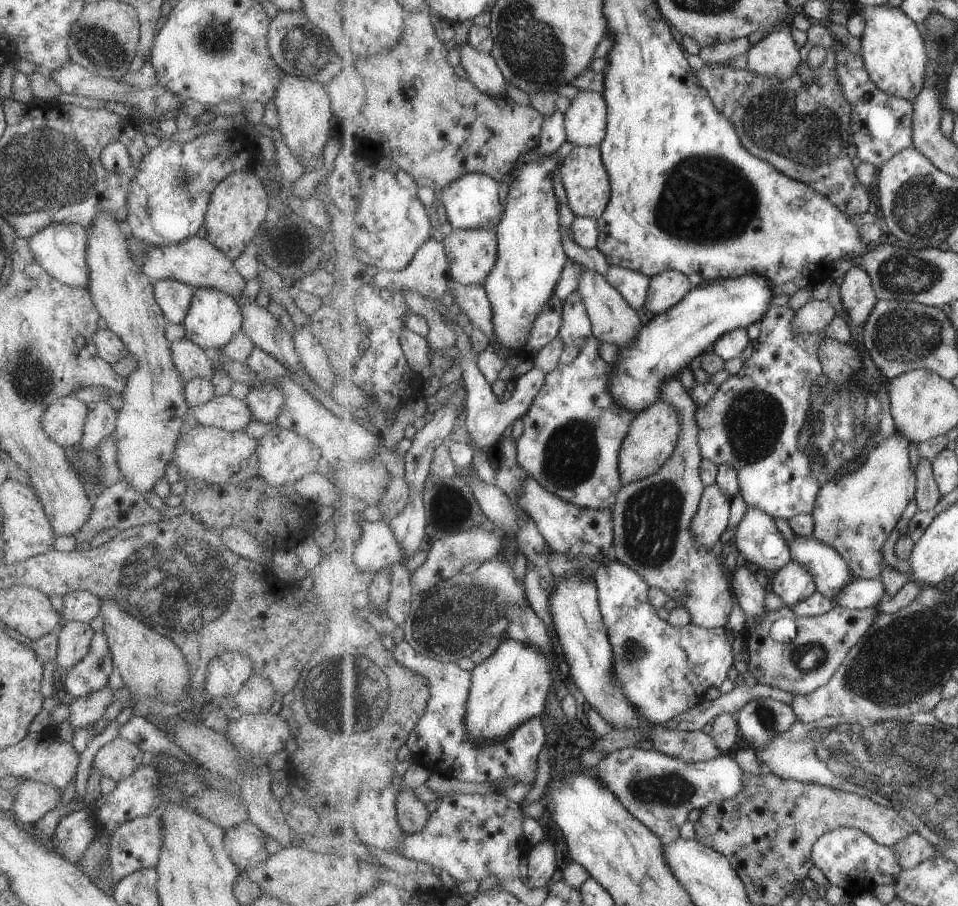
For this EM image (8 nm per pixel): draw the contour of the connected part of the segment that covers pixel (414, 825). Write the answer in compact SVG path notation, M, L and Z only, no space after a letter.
M411 789L399 792L398 813L399 822L404 828L404 832L409 832L409 834L425 828L431 816L425 803L416 798Z

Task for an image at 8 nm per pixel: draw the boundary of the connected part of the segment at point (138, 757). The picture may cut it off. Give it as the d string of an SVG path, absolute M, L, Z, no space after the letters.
M118 736L97 750L92 765L97 768L95 772L98 772L100 777L107 776L117 783L131 776L144 761L145 754L139 746Z

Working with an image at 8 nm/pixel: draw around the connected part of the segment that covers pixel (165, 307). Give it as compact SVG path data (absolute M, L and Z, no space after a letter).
M161 279L152 282L152 291L167 324L181 324L193 298L192 286L176 280Z

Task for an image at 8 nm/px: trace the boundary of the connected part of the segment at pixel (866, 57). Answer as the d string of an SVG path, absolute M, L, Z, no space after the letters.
M866 6L860 7L860 12L866 22L860 38L862 54L859 60L883 92L915 102L926 85L927 65L930 64L930 52L921 26L913 22L900 6Z

